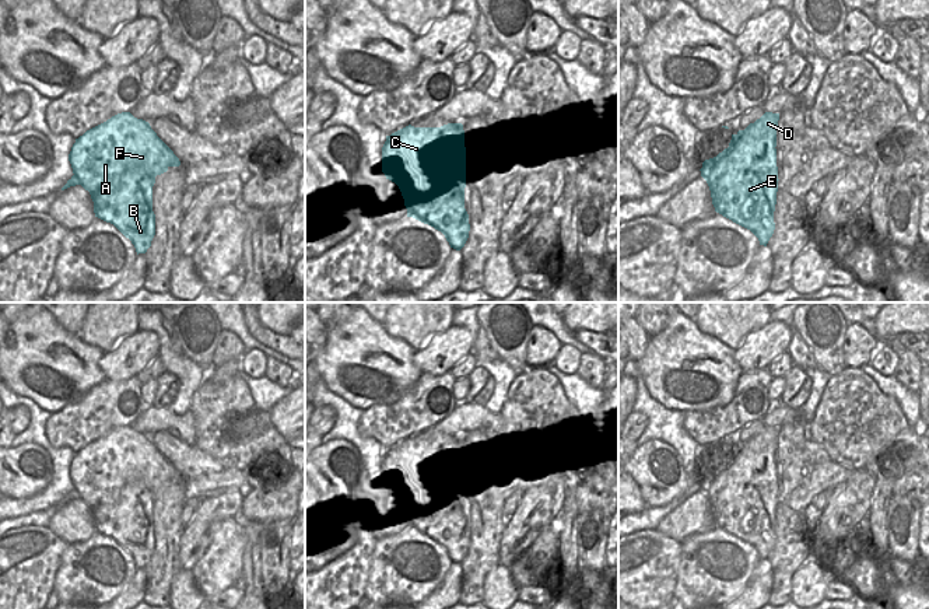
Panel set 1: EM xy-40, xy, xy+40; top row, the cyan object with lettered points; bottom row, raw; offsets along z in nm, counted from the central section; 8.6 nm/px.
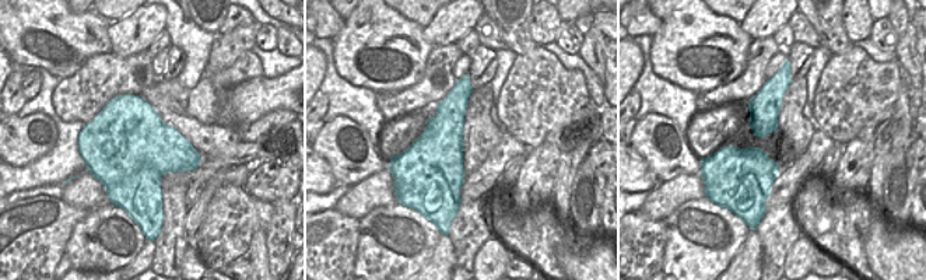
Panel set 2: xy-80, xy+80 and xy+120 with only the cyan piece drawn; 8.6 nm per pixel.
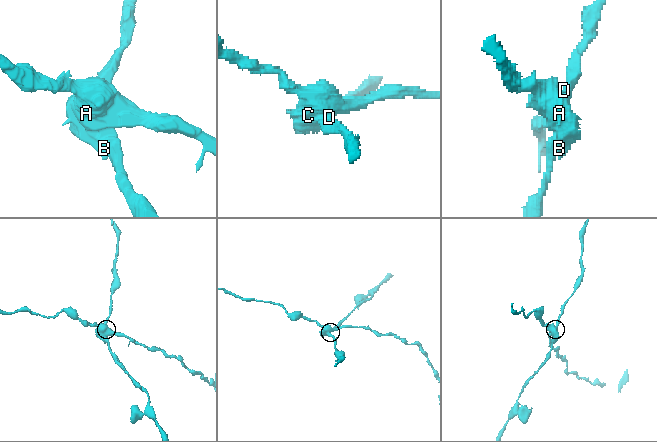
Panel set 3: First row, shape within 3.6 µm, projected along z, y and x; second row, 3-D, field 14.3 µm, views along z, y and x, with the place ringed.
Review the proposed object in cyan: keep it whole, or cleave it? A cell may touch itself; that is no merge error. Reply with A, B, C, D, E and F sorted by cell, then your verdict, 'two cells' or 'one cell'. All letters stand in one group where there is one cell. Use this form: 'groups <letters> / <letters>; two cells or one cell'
groups A C E F / B D; two cells

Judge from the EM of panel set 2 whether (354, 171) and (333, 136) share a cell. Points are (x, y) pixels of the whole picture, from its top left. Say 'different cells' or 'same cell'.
same cell

